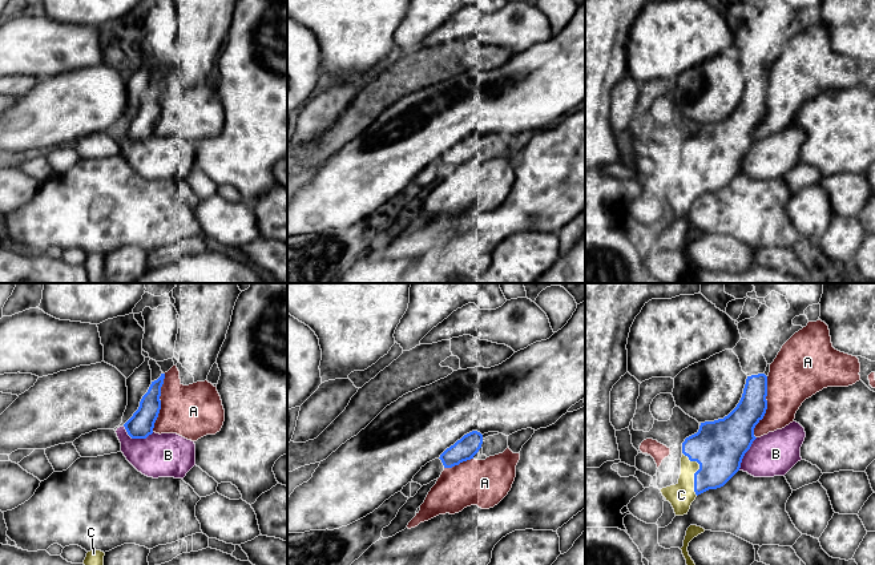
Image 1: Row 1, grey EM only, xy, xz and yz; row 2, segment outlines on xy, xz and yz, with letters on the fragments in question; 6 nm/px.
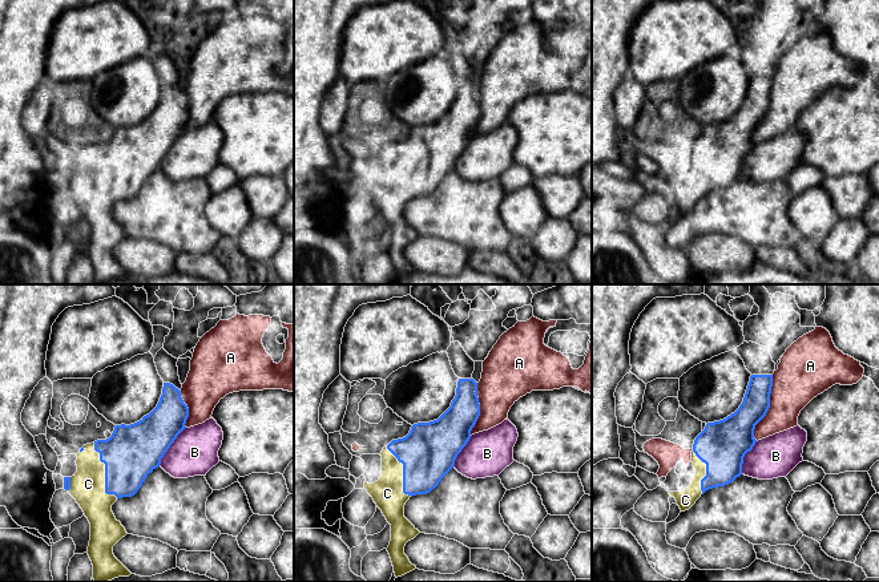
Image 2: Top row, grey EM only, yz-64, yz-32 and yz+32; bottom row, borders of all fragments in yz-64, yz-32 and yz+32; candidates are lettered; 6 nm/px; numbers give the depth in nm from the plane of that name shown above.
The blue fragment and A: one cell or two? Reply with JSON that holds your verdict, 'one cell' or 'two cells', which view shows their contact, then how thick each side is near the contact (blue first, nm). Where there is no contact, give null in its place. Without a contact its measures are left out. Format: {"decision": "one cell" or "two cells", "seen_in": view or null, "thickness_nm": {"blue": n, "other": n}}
{"decision": "one cell", "seen_in": "yz", "thickness_nm": {"blue": 240, "other": 300}}

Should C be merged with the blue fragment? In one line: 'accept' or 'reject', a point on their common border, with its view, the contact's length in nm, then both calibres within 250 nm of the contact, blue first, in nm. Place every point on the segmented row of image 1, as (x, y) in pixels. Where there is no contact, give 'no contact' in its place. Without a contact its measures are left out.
reject | yz (696, 472) | 280 nm | 320/150 nm

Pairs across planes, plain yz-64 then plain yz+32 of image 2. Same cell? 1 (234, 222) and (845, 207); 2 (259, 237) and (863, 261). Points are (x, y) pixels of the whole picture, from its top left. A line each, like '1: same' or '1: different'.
1: different
2: different

